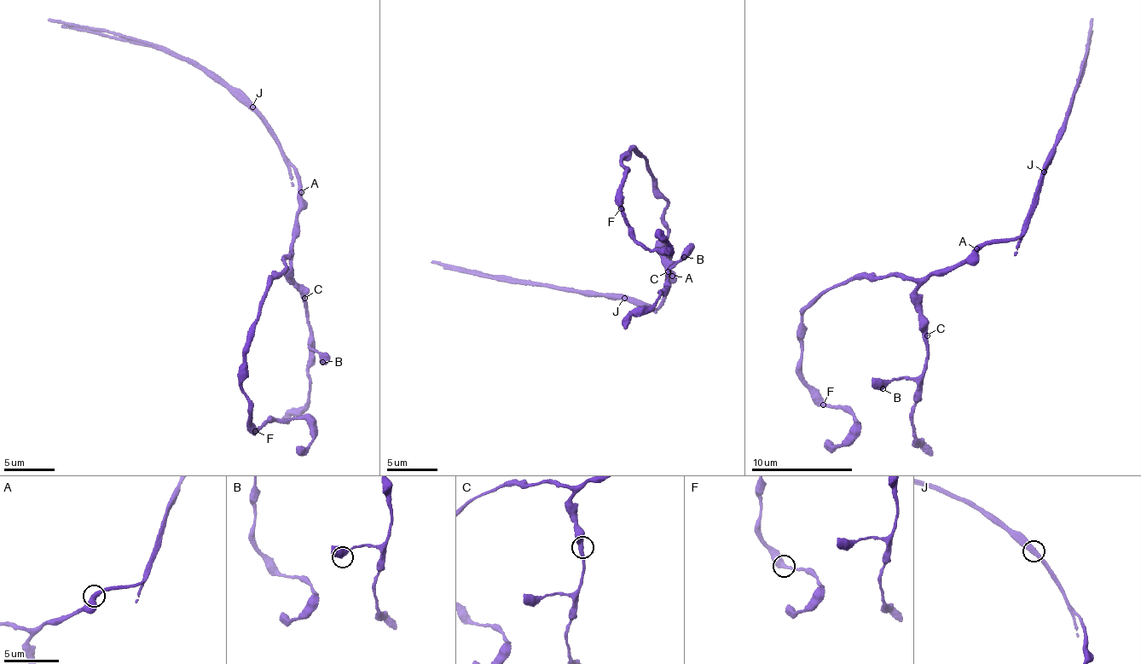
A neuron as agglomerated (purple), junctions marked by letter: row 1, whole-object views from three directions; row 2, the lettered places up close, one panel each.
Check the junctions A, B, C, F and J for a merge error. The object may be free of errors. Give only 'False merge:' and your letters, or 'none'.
False merge: J

